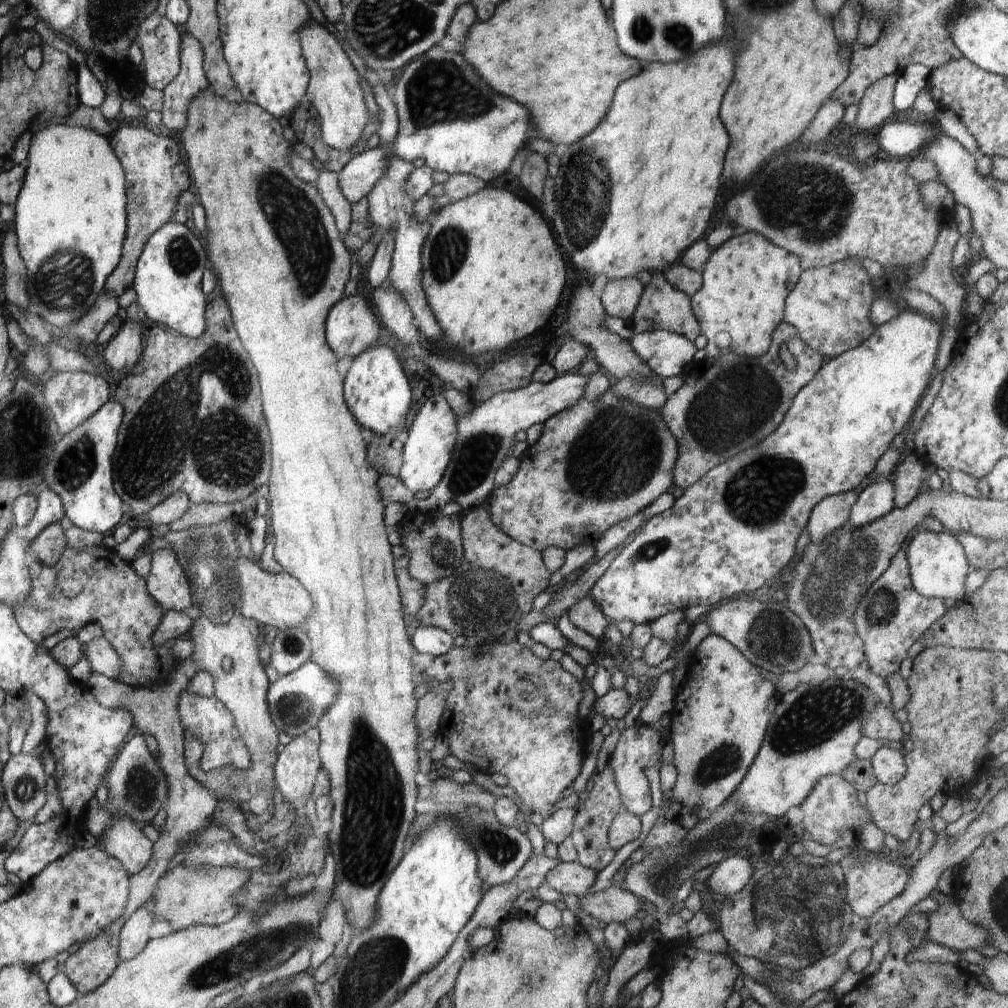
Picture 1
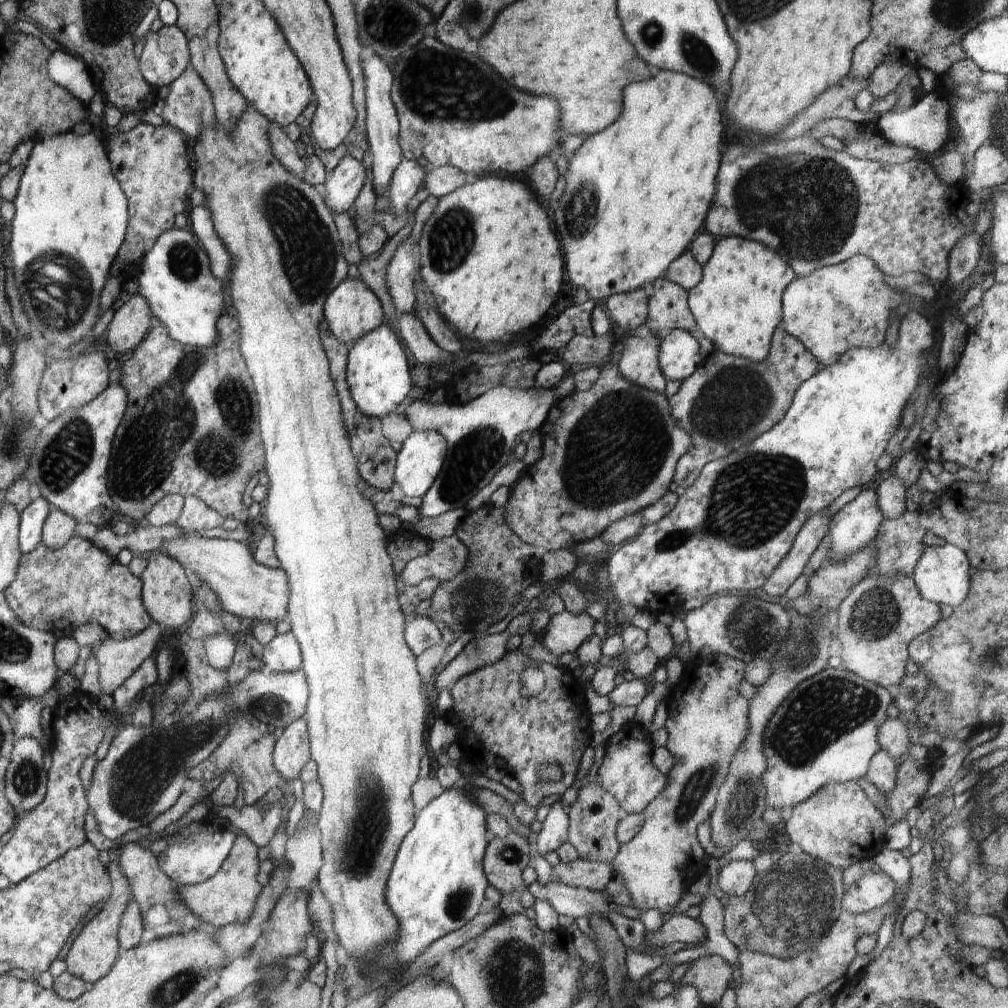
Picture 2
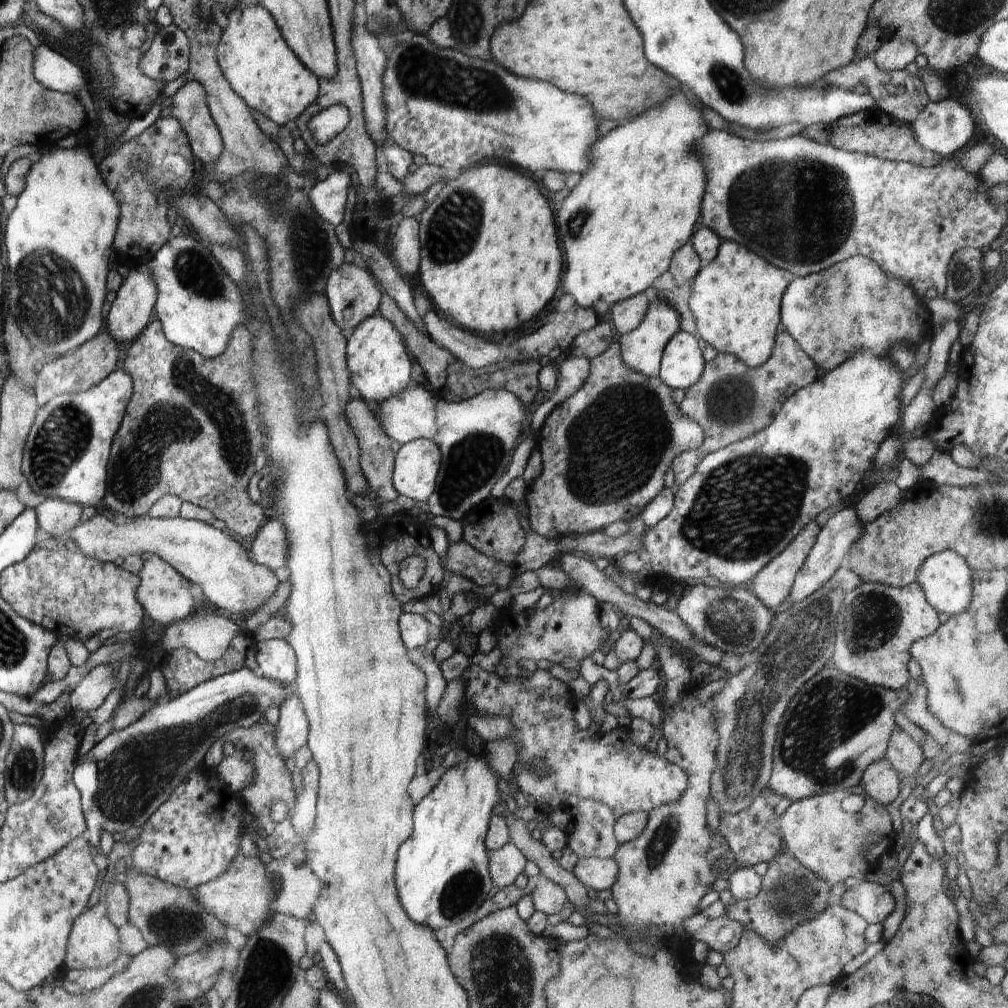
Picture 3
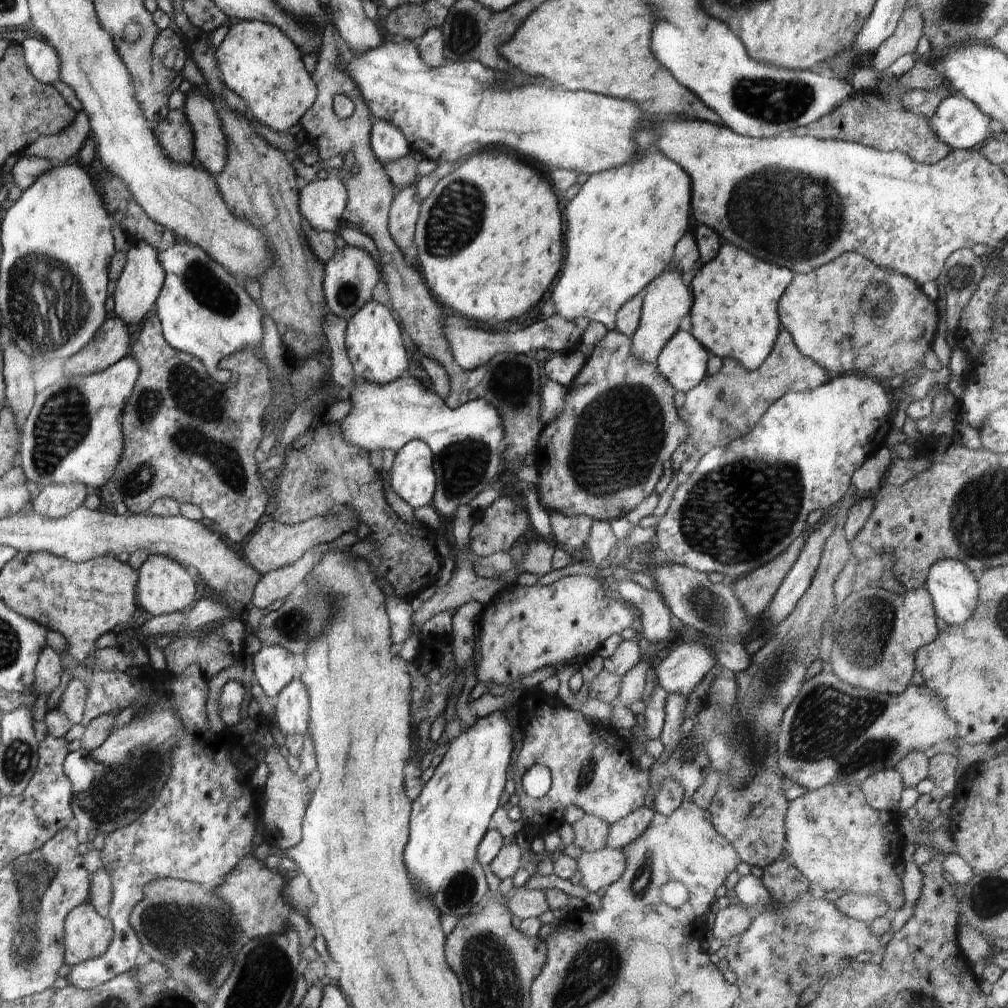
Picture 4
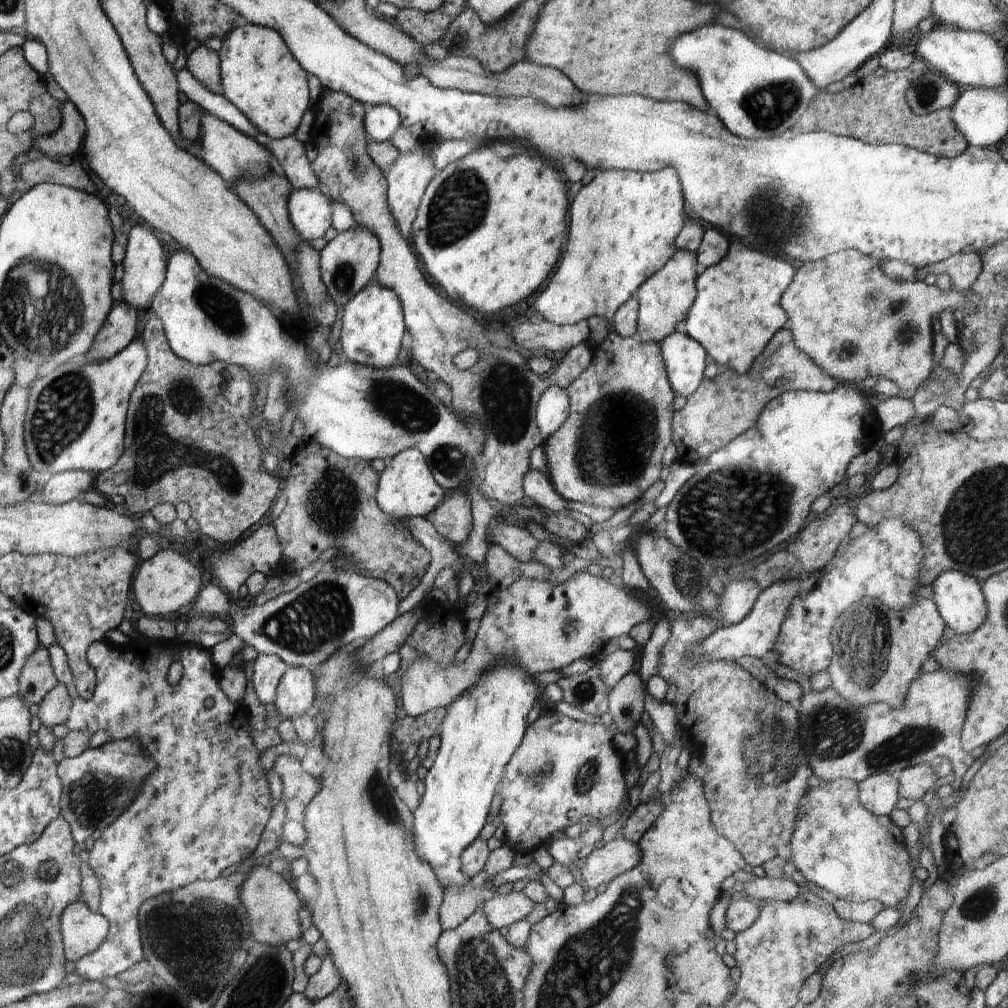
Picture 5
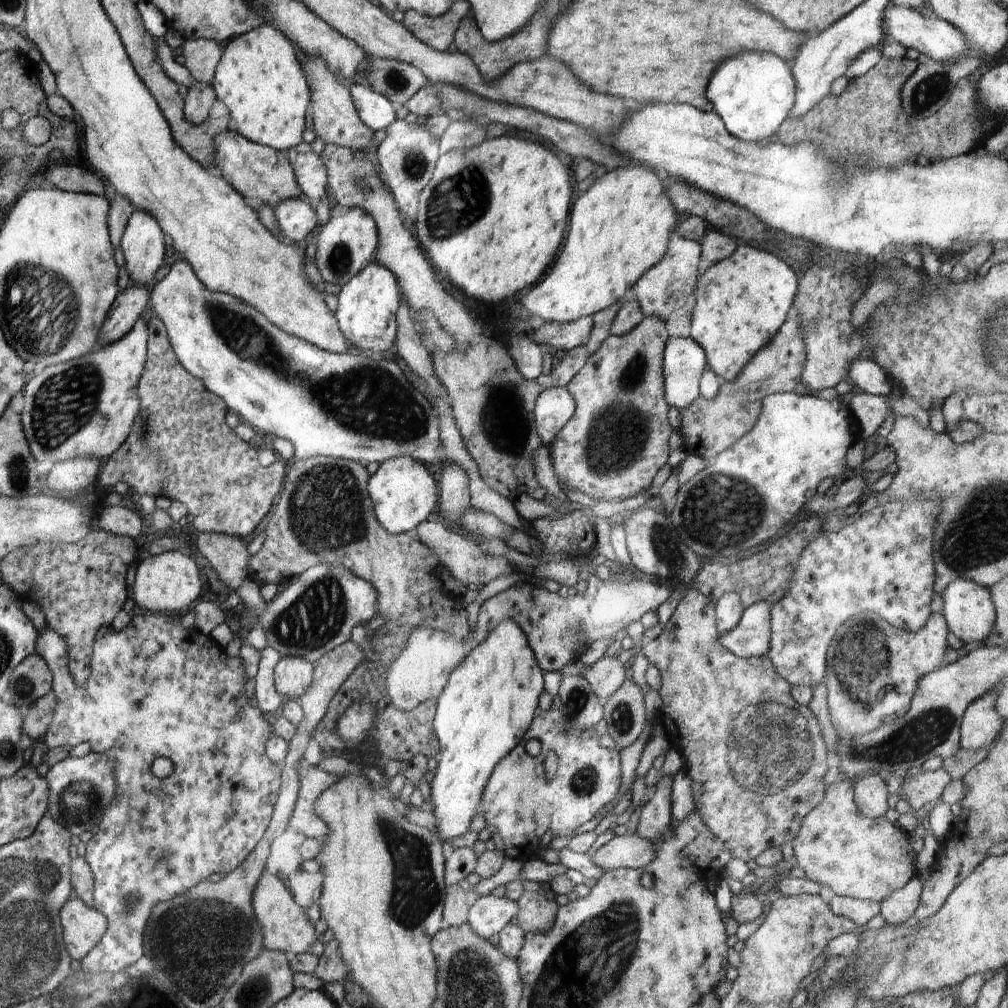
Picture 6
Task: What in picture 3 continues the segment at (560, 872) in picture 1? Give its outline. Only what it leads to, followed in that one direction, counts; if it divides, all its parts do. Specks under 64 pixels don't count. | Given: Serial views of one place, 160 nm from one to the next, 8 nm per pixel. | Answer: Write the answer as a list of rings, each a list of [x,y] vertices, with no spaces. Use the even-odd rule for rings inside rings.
[[[579,858],[572,874],[583,882],[586,888],[596,892],[612,888],[618,874],[618,865],[613,858]]]

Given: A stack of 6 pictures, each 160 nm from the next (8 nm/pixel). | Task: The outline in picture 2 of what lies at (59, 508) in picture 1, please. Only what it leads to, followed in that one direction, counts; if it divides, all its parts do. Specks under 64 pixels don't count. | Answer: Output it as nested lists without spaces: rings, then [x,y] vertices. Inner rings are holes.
[[[36,498],[22,510],[19,522],[19,548],[22,554],[34,551],[41,542],[44,522],[50,512],[49,503],[44,498]]]

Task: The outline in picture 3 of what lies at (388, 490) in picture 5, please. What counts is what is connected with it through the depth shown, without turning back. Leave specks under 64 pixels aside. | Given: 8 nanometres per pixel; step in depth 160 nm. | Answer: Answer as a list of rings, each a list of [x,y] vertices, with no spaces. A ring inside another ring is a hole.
[[[432,439],[404,443],[395,454],[393,485],[402,496],[425,502],[434,492],[441,450]]]

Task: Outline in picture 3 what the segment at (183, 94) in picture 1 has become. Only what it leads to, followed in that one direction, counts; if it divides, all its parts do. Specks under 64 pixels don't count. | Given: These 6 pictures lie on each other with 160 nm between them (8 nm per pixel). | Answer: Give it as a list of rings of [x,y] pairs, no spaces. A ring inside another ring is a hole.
[[[188,79],[173,95],[170,112],[191,138],[196,158],[206,163],[218,161],[223,152],[223,135],[212,118],[203,85]]]

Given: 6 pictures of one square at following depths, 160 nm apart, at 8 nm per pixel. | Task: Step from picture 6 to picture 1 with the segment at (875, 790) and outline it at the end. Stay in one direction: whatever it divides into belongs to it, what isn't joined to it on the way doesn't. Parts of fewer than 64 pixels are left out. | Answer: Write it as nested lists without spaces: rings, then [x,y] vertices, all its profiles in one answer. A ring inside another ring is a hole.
[[[884,744],[880,747],[871,757],[871,763],[878,782],[884,784],[885,787],[895,785],[900,782],[901,778],[904,778],[905,756],[891,745]]]

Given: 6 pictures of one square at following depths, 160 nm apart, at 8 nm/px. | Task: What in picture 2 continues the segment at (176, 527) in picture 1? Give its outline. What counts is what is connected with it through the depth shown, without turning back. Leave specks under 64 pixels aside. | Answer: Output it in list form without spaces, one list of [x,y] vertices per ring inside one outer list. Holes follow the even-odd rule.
[[[194,496],[184,497],[183,510],[175,526],[183,527],[187,532],[216,528],[224,524],[225,518],[216,510],[206,506]]]

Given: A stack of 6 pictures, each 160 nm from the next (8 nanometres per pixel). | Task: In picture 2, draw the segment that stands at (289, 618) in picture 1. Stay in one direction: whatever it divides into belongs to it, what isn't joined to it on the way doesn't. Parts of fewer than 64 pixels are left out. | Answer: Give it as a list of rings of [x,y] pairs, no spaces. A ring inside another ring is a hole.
[[[140,524],[136,530],[130,530],[124,536],[116,534],[111,528],[98,527],[90,542],[112,556],[128,549],[133,555],[148,556],[163,552],[170,558],[176,558],[176,562],[188,569],[195,581],[202,580],[210,590],[216,590],[217,598],[224,604],[224,611],[237,617],[275,624],[287,616],[291,592],[283,569],[266,567],[254,560],[244,542],[198,537],[194,533],[175,524],[158,527]]]

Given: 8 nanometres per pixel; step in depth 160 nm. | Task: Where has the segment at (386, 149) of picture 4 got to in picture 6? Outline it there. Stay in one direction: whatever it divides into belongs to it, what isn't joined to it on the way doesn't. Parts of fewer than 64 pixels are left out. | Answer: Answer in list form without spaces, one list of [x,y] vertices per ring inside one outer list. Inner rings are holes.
[[[350,83],[348,86],[358,116],[370,130],[384,130],[397,119],[395,108],[384,95],[362,84]]]

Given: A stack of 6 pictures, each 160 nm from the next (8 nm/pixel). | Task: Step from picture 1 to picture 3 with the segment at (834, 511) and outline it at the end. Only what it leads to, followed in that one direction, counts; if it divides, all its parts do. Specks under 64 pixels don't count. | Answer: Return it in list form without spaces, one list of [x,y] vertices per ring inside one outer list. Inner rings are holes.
[[[810,521],[754,578],[752,592],[770,609],[779,611],[788,603],[797,572],[802,568],[821,527]]]

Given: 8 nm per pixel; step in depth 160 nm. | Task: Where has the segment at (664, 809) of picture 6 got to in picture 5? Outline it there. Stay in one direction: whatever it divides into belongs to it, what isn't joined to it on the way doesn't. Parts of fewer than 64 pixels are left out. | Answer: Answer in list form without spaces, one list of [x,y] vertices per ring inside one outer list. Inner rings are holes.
[[[653,798],[646,803],[640,803],[628,814],[618,835],[636,845],[656,818],[660,816],[662,809],[661,803]]]

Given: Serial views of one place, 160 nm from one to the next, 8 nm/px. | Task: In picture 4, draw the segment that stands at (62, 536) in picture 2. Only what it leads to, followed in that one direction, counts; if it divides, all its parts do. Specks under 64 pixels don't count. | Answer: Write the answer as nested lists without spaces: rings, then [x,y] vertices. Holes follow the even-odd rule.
[[[47,484],[40,488],[32,503],[36,514],[59,519],[82,506],[84,498],[84,484]]]

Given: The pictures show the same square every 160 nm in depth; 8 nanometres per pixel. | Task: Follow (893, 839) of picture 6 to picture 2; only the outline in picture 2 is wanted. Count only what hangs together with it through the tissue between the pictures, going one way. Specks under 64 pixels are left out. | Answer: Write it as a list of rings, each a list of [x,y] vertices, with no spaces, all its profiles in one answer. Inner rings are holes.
[[[856,781],[830,782],[828,786],[818,790],[811,798],[796,804],[793,808],[792,816],[786,822],[786,832],[792,843],[798,844],[805,853],[826,862],[828,866],[832,866],[836,870],[843,872],[853,863],[860,862],[861,859],[873,859],[885,846],[889,822]]]

